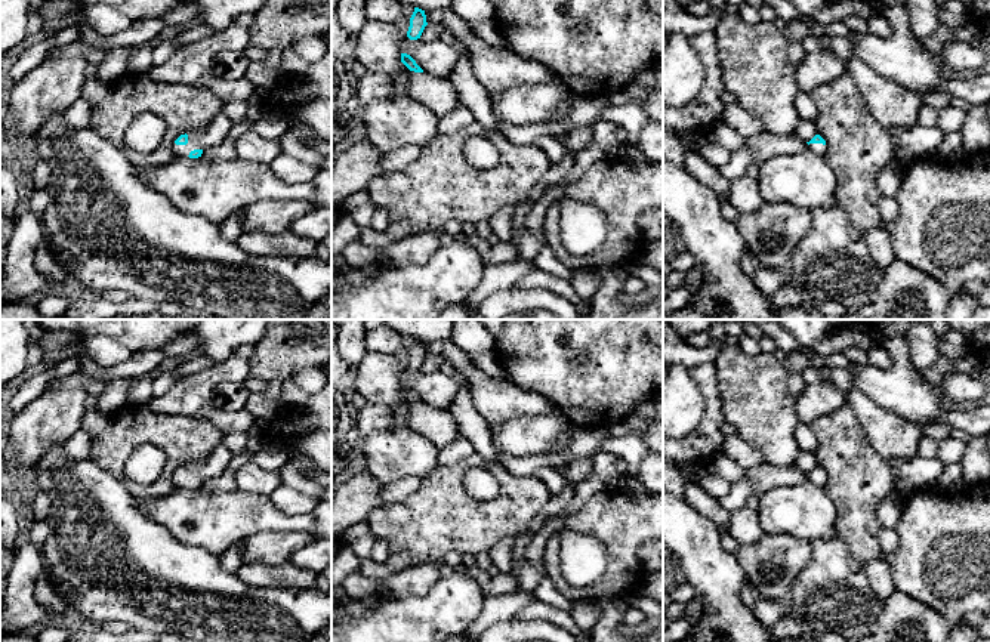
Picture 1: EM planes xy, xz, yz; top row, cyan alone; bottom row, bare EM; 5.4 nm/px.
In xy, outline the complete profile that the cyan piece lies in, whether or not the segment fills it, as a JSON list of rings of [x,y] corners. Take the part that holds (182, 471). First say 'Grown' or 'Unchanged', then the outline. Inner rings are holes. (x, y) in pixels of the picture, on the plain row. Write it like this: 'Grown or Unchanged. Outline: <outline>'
Grown. Outline: [[[220,442],[204,462],[181,466],[173,475],[173,484],[179,488],[198,490],[204,481],[222,475],[232,457],[229,448]]]

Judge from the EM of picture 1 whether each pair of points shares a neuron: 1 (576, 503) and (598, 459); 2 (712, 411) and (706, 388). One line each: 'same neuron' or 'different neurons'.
1: same neuron
2: same neuron

